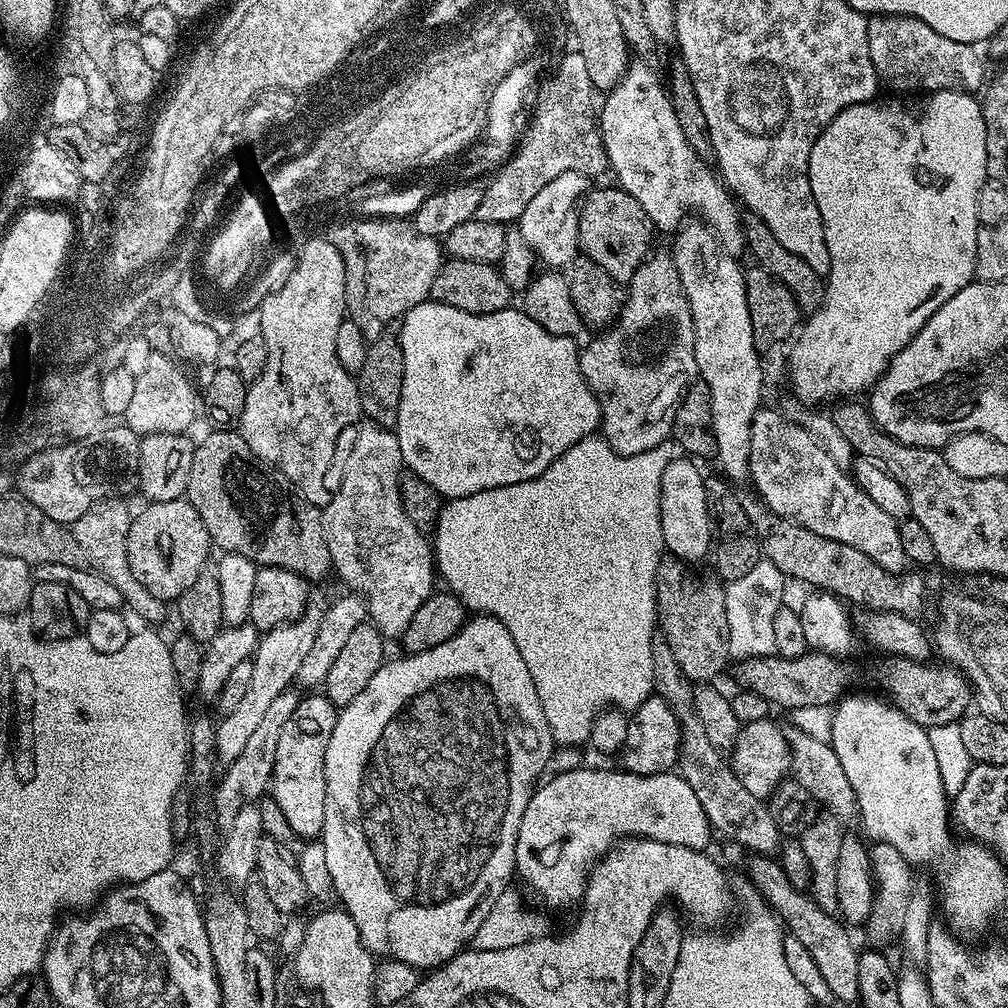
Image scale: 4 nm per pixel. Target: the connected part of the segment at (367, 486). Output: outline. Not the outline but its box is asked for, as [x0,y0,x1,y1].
[322,422,434,638]

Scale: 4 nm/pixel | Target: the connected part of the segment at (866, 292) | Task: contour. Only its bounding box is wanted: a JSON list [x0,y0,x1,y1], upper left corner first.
[788,90,988,406]

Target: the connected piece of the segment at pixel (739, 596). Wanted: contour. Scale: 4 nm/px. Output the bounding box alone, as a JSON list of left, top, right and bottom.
[724,558,786,657]

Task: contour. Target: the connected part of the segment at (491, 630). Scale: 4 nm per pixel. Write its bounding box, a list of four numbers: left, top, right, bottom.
[322,614,554,970]

